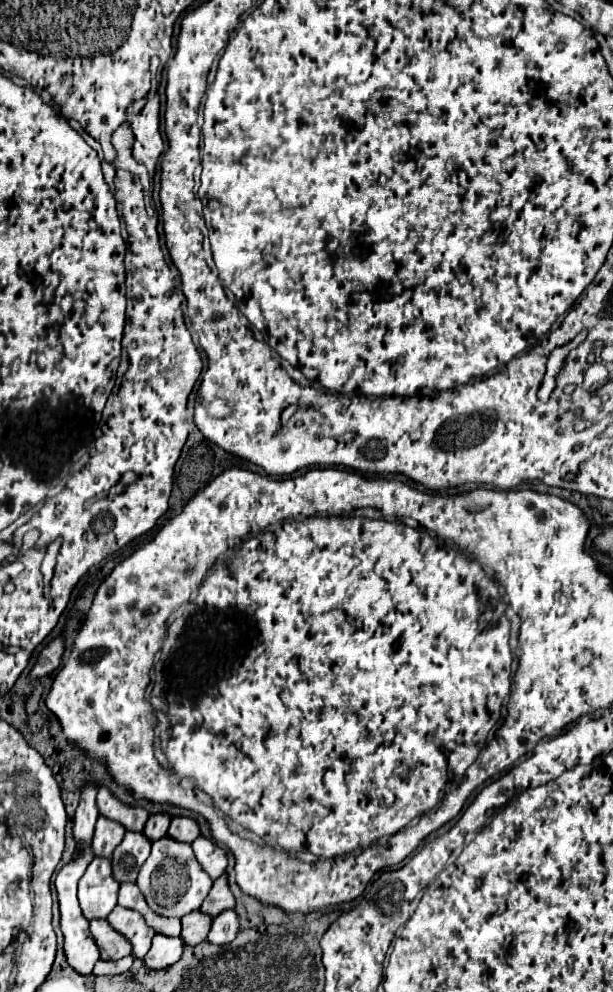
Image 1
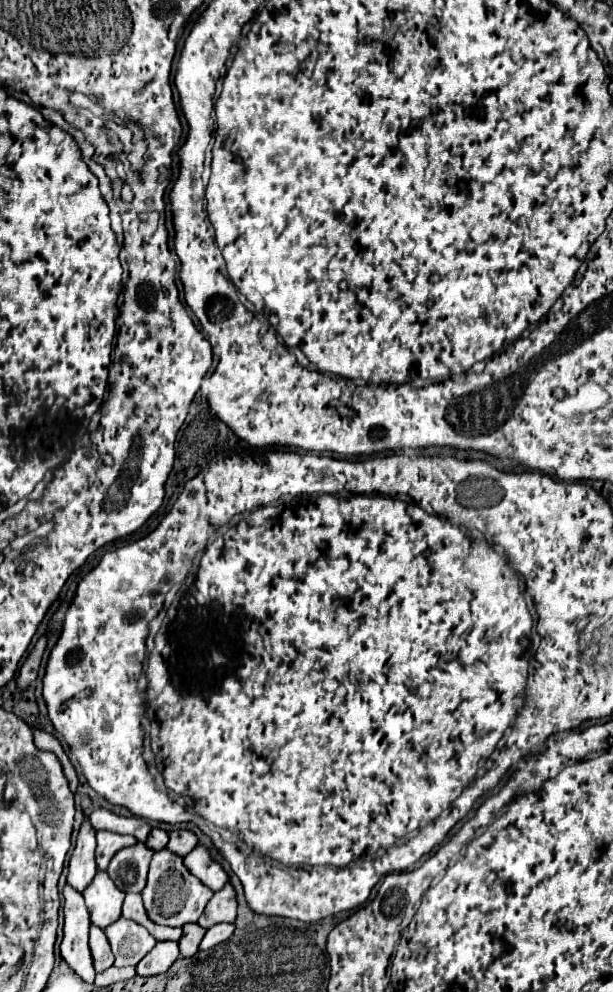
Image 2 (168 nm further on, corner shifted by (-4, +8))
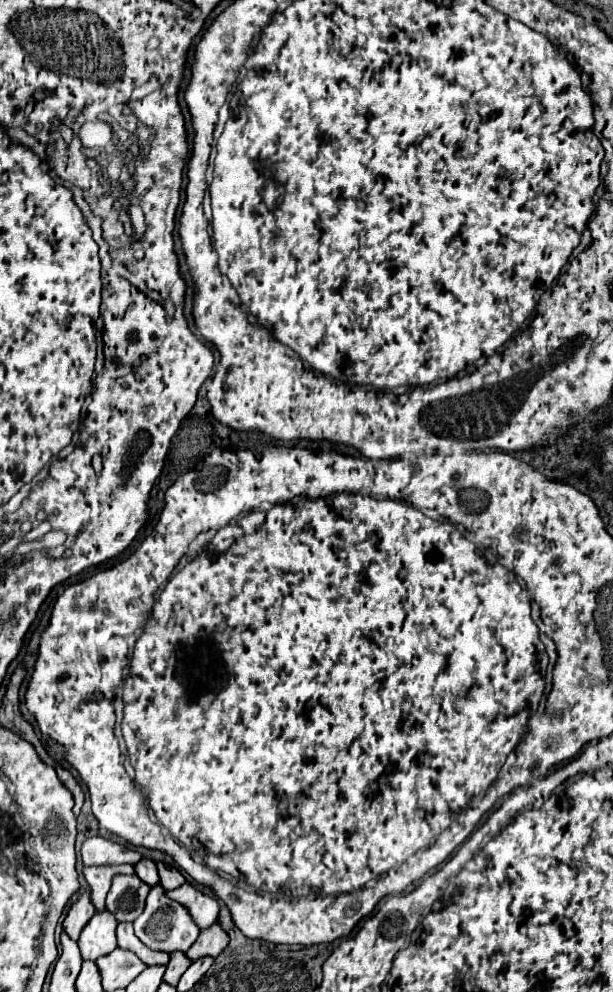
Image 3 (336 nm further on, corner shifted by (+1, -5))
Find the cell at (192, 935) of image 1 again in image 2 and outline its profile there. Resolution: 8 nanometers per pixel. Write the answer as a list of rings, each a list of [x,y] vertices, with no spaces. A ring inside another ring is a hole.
[[[187,924],[183,926],[183,936],[179,940],[179,950],[181,950],[181,958],[191,958],[197,954],[199,942],[203,938],[205,930],[199,928],[199,924]]]

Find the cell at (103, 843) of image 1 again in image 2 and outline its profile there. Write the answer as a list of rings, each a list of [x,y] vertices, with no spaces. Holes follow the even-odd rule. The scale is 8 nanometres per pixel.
[[[97,832],[97,848],[95,848],[95,862],[97,870],[107,870],[111,858],[117,854],[117,850],[135,846],[137,838],[115,834],[115,832]]]

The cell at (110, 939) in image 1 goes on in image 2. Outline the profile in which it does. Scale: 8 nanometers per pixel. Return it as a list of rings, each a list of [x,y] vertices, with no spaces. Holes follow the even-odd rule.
[[[91,926],[89,946],[91,946],[91,956],[93,956],[93,968],[95,968],[95,972],[107,970],[113,964],[113,954],[111,954],[111,946],[107,942],[105,932],[99,930],[97,926]]]

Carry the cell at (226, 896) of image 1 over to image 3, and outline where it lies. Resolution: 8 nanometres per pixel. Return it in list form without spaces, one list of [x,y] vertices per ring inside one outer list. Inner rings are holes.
[[[214,921],[214,925],[210,925],[208,929],[200,931],[198,939],[194,941],[194,947],[190,947],[190,949],[186,951],[186,955],[188,955],[192,961],[198,959],[198,957],[204,957],[204,955],[216,957],[216,955],[220,955],[220,953],[226,949],[228,939],[230,939],[230,937],[226,935],[226,931],[222,931],[220,921]]]

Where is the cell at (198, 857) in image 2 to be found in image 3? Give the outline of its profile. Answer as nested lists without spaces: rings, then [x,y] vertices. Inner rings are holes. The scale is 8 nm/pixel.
[[[184,883],[184,885],[168,891],[168,897],[178,899],[178,903],[184,903],[184,907],[190,911],[190,915],[194,915],[194,921],[198,923],[200,929],[210,927],[210,923],[214,923],[218,917],[218,911],[220,911],[218,901],[214,897],[198,891],[190,883]]]

